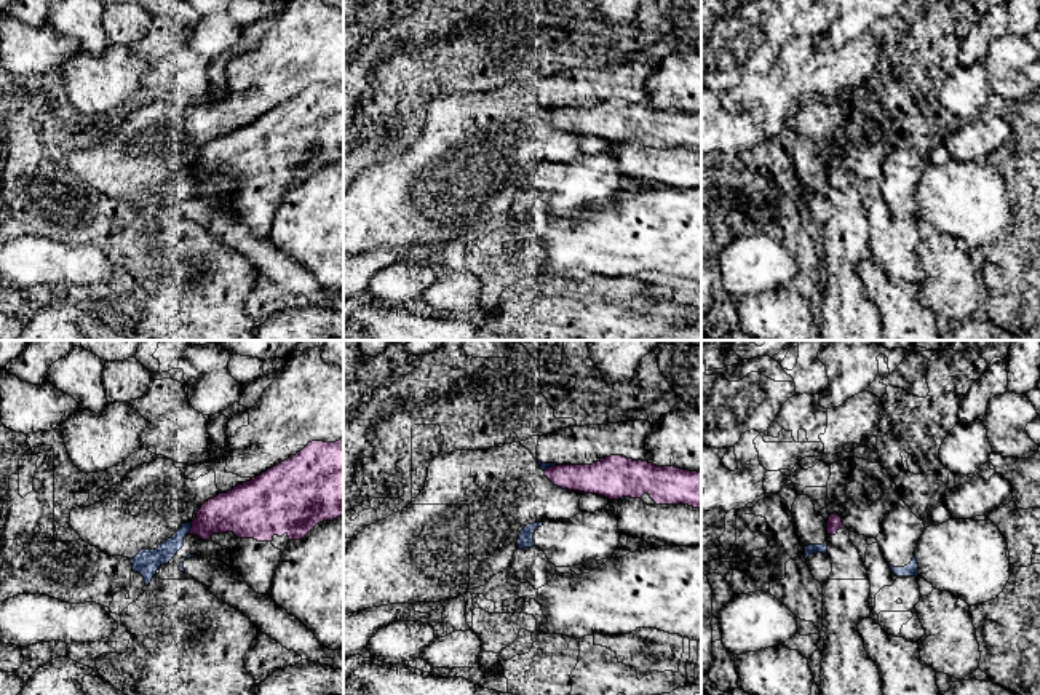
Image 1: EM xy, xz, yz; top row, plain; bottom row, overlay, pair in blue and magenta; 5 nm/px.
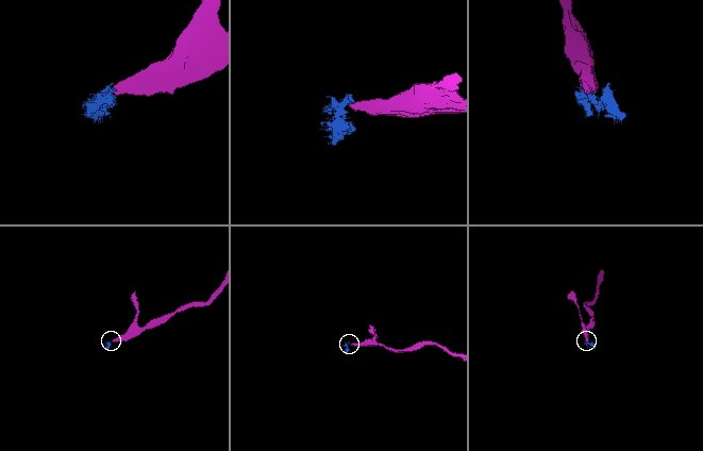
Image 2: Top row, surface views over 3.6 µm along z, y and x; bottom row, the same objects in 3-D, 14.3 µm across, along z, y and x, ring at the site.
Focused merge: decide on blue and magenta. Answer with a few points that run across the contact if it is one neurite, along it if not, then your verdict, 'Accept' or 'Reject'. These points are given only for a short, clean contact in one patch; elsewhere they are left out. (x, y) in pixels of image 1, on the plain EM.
Reject

